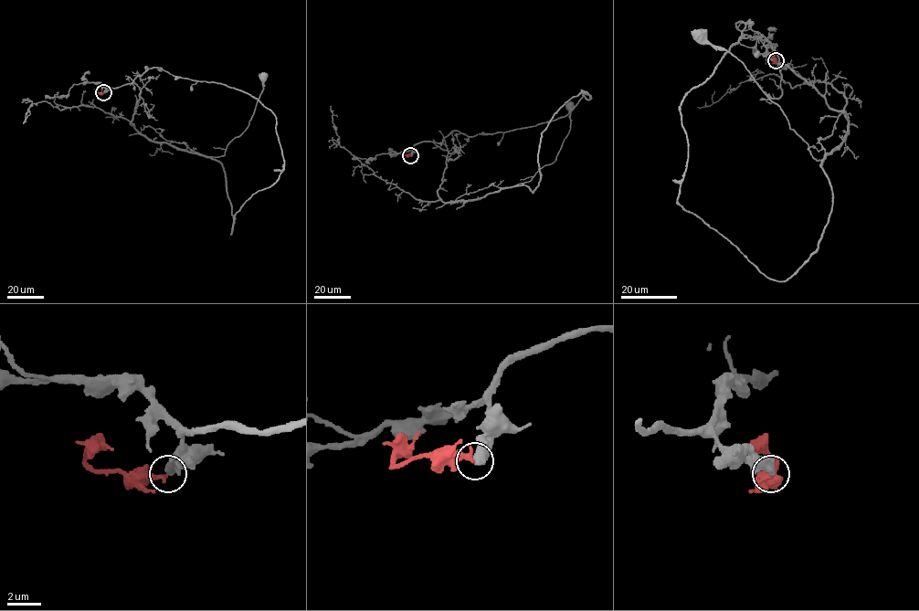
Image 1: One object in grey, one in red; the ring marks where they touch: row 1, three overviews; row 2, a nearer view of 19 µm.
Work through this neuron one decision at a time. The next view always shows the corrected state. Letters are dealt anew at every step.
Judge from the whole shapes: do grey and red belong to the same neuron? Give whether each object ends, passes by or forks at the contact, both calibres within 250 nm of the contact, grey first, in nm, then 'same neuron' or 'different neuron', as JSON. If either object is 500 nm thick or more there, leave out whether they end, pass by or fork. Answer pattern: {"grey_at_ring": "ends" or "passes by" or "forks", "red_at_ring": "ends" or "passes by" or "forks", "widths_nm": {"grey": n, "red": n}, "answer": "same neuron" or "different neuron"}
{"widths_nm": {"grey": 550, "red": 280}, "answer": "different neuron"}

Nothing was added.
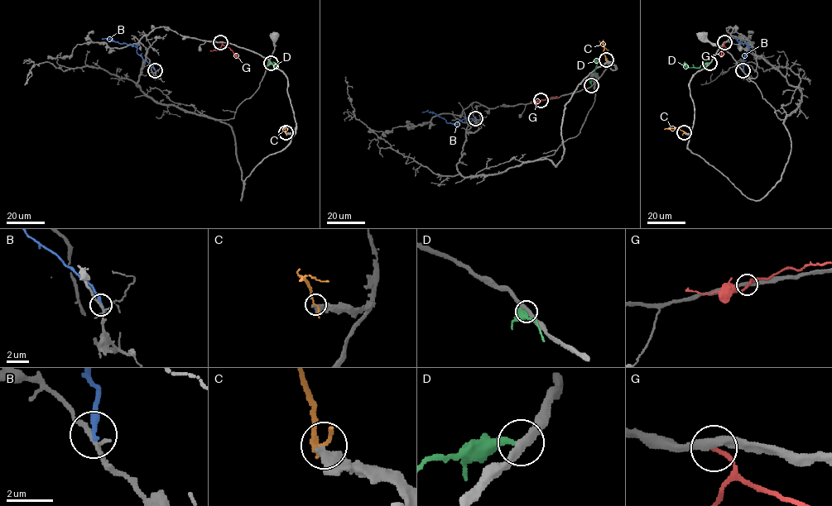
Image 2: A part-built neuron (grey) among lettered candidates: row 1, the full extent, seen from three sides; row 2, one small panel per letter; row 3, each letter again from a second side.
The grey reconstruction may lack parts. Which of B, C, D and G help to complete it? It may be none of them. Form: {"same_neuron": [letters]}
{"same_neuron": []}

